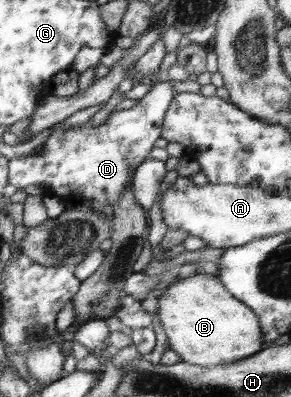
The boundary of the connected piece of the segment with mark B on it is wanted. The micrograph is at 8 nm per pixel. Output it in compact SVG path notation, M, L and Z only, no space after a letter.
M196 273L167 286L158 298L159 321L170 343L183 362L211 368L247 359L264 348L264 331L258 314L236 298L220 279Z

